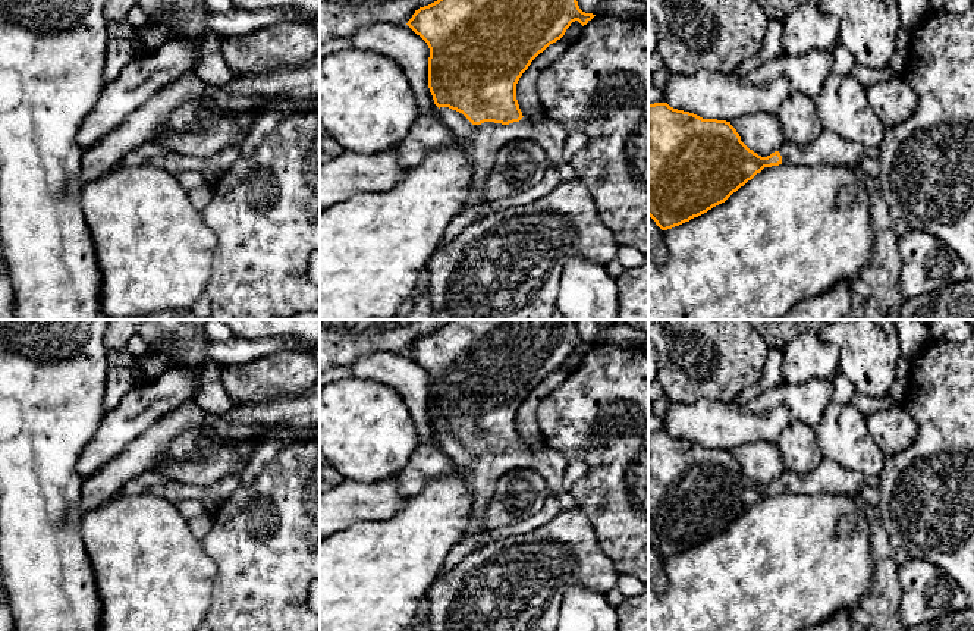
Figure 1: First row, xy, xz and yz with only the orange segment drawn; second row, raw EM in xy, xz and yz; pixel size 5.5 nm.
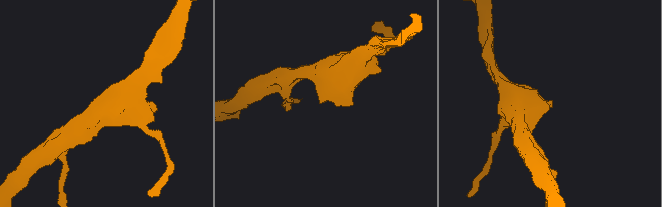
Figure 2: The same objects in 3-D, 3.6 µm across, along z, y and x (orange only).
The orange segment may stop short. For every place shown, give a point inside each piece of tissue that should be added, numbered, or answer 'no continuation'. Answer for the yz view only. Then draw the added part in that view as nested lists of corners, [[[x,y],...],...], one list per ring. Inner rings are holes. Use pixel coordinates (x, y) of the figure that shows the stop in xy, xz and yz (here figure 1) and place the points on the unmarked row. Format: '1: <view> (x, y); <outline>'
1: yz (829, 477); [[[823,458],[821,462],[808,474],[783,471],[779,477],[783,493],[794,495],[821,495],[846,493],[860,495],[867,477],[841,464]]]

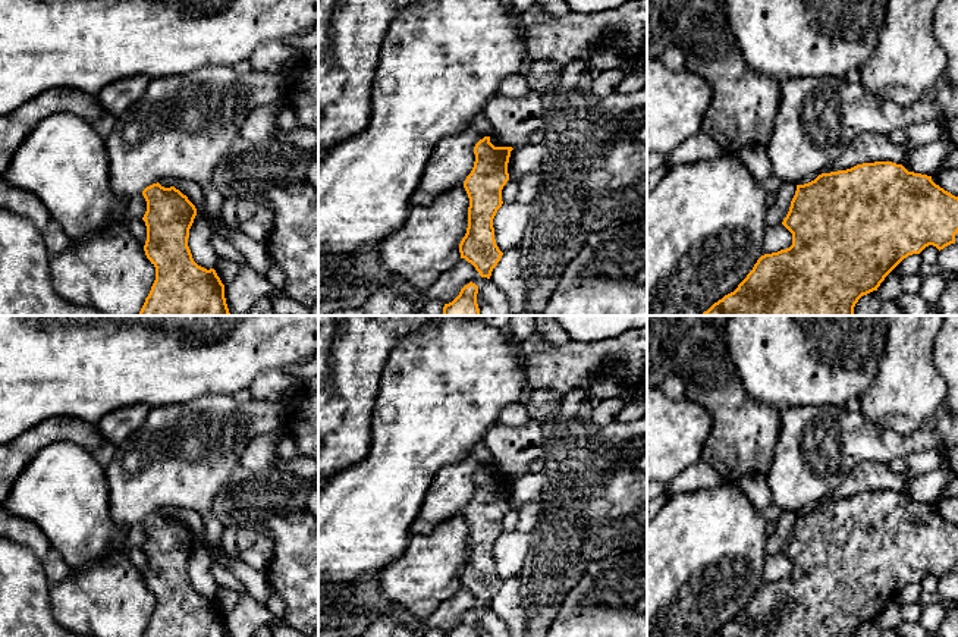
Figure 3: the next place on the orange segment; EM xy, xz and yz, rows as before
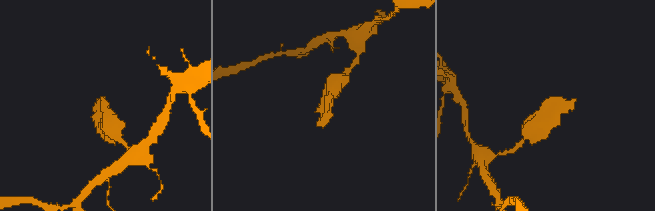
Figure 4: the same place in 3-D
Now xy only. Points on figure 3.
no continuation

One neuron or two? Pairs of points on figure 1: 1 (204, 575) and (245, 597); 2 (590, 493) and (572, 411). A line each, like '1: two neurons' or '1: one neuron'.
1: two neurons
2: one neuron

